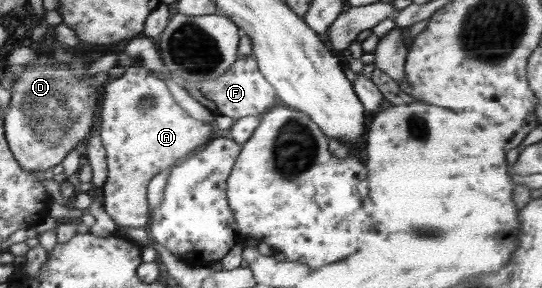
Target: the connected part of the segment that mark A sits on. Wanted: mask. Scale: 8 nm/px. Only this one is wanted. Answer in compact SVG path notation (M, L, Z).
M130 66L121 77L107 82L104 92L98 130L107 160L108 179L101 188L103 208L121 233L130 227L148 226L146 189L150 179L190 157L196 147L206 146L212 131L210 122L192 118L174 100L164 80L145 67Z

